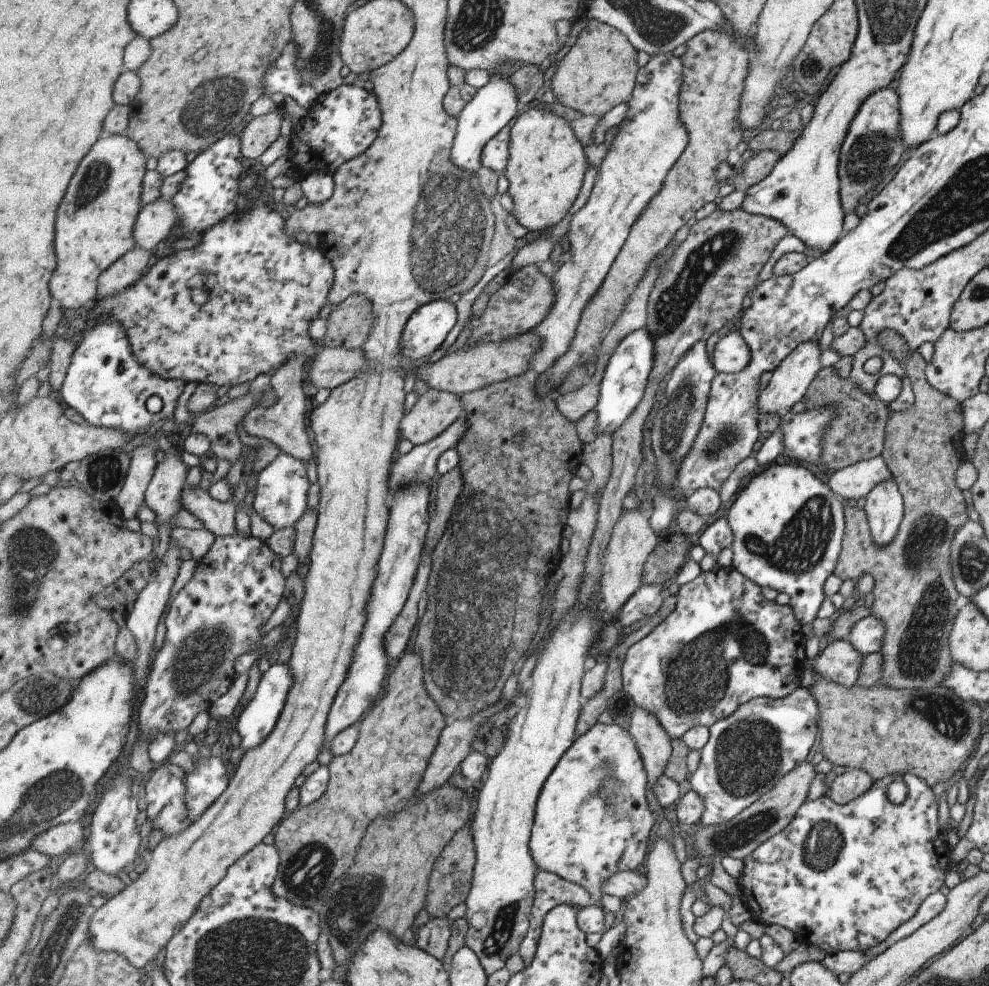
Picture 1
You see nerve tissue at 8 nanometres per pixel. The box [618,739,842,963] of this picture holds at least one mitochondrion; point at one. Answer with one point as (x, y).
(739, 835)

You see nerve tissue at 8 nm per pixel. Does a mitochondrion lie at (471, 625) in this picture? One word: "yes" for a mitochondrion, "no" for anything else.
yes

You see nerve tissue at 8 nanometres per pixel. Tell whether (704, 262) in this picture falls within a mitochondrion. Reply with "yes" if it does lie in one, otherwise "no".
yes

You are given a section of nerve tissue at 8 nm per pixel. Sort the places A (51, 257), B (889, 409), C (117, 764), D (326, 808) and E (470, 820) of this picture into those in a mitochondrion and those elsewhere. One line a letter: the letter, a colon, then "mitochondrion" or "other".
A: other
B: other
C: other
D: other
E: other

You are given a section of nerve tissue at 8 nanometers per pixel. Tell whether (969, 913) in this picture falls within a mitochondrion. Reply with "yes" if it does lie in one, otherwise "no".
no

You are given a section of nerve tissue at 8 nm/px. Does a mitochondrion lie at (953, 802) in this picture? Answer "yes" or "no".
no

